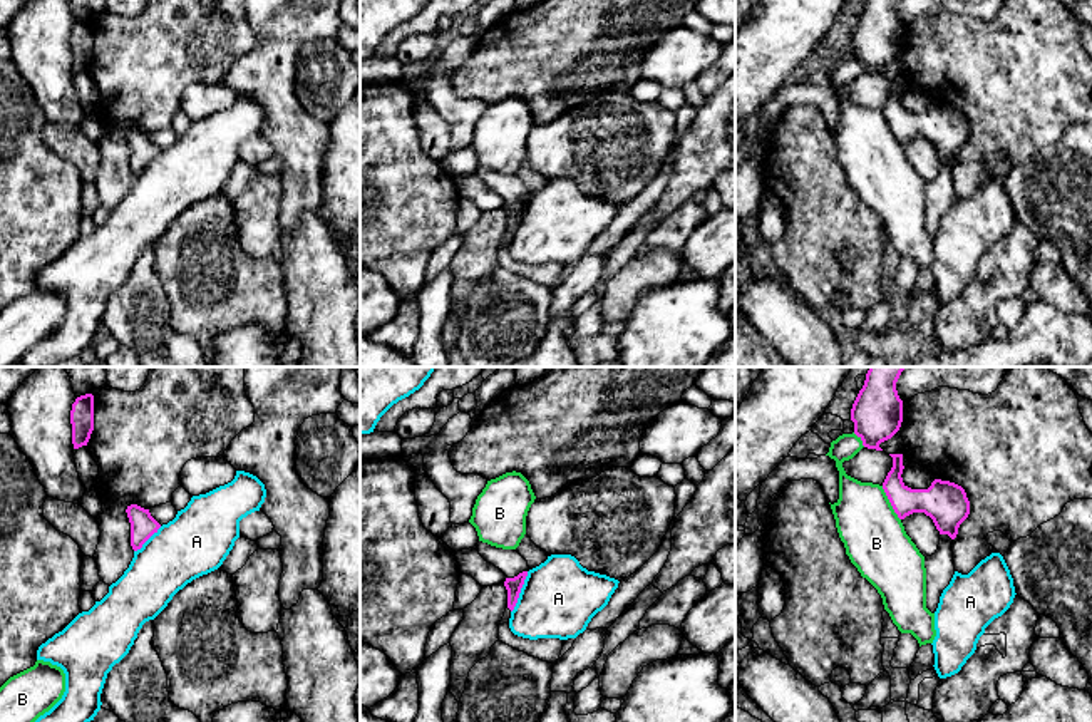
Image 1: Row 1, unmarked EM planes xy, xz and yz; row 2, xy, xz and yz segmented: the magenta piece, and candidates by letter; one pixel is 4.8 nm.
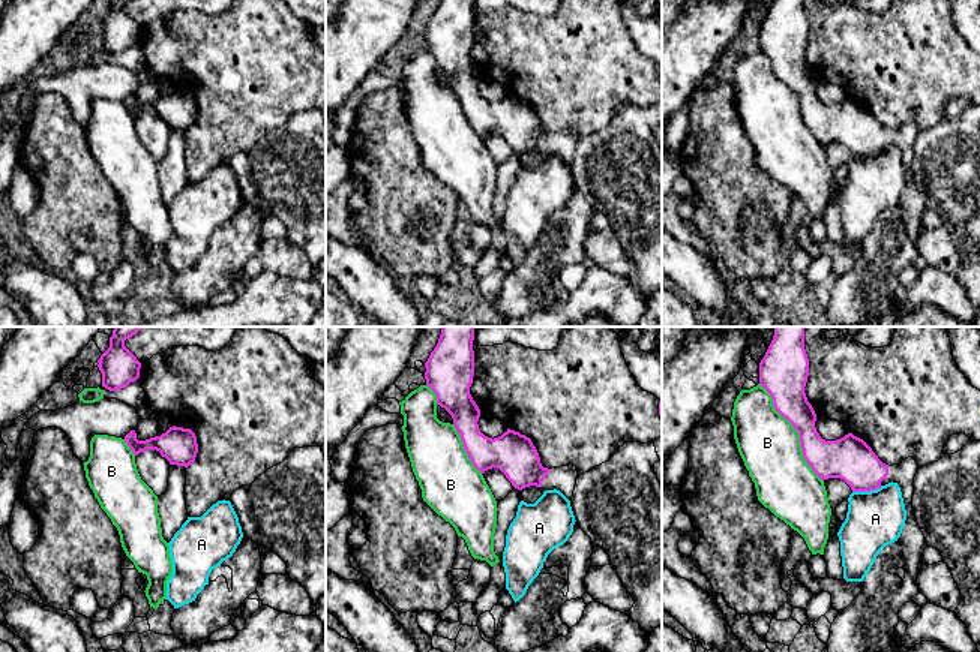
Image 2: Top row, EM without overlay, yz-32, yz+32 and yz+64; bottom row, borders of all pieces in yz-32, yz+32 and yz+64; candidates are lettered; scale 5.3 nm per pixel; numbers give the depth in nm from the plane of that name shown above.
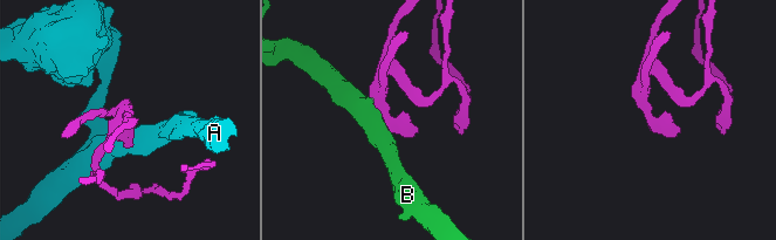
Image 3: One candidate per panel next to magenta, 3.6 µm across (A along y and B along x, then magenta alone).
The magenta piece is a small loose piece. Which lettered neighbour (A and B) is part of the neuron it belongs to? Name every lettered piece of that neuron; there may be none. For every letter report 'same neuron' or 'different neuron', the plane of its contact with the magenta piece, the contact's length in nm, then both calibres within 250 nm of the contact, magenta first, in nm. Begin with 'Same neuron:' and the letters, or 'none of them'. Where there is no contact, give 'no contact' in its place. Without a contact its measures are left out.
Same neuron: none of them
A: different neuron; contact in xz; length 220 nm; calibres 80 and 360 nm
B: different neuron; contact in yz; length 190 nm; calibres 190 and 300 nm

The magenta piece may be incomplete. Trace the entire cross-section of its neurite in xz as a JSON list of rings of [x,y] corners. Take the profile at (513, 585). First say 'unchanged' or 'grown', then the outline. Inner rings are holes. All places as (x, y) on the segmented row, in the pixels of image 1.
unchanged; [[[523,571],[514,578],[506,578],[506,581],[504,581],[504,586],[507,590],[507,608],[511,611],[514,610],[514,606],[518,603],[518,598],[519,598],[526,576],[528,576],[528,571]]]

